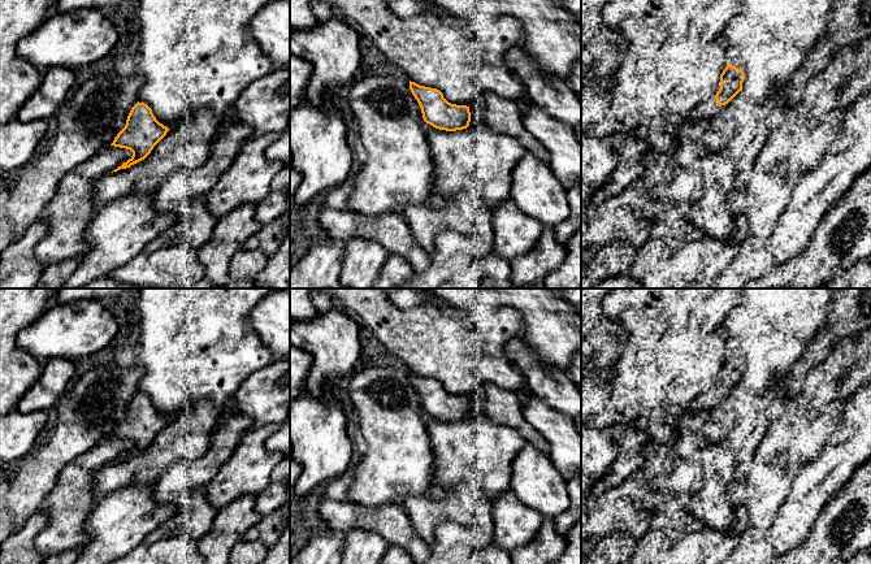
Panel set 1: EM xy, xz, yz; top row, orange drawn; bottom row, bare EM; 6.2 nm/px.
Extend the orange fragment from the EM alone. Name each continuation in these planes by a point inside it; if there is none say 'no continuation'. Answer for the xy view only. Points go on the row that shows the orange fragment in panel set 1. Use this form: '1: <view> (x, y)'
no continuation

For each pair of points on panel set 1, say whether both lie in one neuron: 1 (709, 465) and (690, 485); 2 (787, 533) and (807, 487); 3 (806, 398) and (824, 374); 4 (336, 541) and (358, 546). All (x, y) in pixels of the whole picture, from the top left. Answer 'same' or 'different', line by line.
1: different
2: same
3: same
4: different

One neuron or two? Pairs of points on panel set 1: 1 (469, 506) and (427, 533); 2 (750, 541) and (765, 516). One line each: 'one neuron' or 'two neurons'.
1: one neuron
2: two neurons

